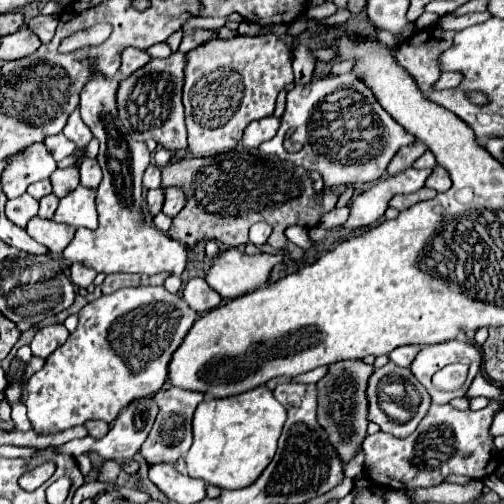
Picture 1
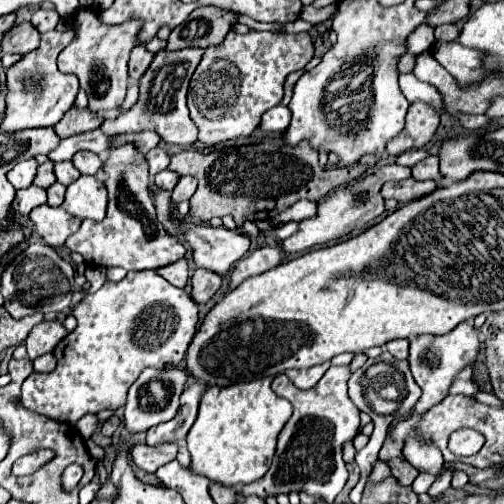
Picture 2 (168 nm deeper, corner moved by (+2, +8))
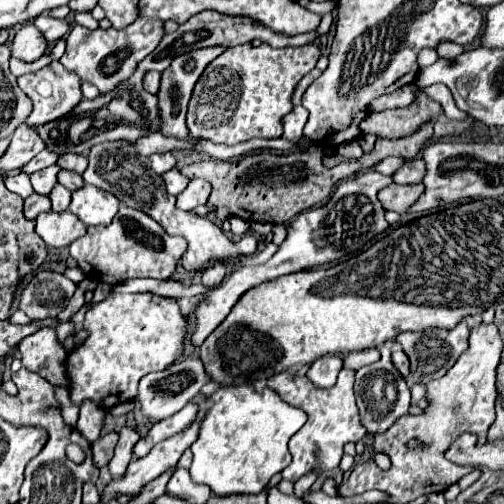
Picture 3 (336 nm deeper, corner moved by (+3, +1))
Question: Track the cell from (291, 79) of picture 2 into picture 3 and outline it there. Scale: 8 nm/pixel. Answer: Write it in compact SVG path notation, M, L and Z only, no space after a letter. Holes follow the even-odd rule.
M312 69L308 75L304 75L302 79L300 79L300 83L296 85L296 89L294 89L294 95L292 95L292 105L298 105L300 103L300 99L302 99L302 93L308 89L308 85L320 75L322 71L320 69Z

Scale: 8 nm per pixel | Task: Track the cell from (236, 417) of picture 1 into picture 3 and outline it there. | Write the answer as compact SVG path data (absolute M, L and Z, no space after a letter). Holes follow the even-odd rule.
M254 385L220 387L210 399L210 409L202 419L198 439L192 443L194 461L190 477L208 485L216 495L260 493L266 483L290 463L288 439L304 423L306 413L284 403L276 391Z

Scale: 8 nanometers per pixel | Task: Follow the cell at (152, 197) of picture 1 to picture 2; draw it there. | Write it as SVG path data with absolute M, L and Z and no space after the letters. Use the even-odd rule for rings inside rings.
M163 170L163 172L159 172L157 176L155 176L155 182L157 182L157 186L161 186L161 188L165 188L165 190L173 190L175 188L175 184L179 182L179 174L177 172L171 172L171 170Z

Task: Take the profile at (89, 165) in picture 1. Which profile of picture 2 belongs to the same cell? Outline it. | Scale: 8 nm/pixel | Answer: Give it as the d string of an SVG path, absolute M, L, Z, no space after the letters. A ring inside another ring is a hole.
M77 152L73 156L73 166L81 172L81 174L97 174L97 170L101 168L101 158L95 156L93 152Z

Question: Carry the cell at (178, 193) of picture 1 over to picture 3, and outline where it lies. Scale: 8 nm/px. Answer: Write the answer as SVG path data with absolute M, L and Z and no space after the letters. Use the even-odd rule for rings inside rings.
M192 179L188 187L176 197L176 207L182 211L192 211L196 205L204 205L210 189L210 183L206 183L204 179Z

